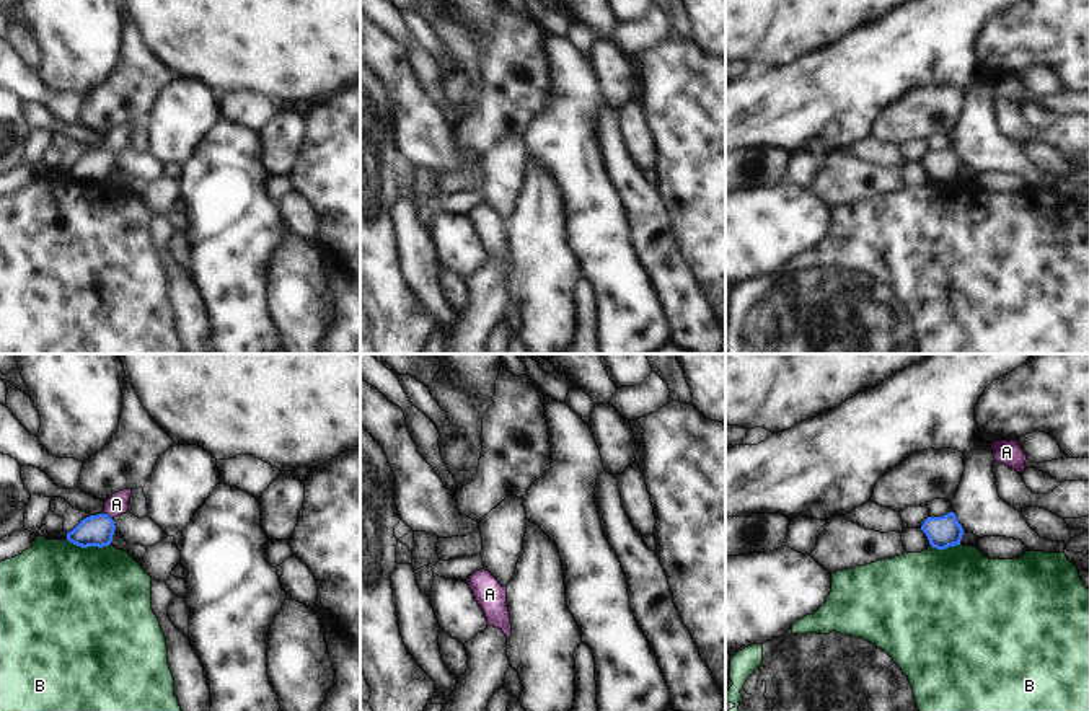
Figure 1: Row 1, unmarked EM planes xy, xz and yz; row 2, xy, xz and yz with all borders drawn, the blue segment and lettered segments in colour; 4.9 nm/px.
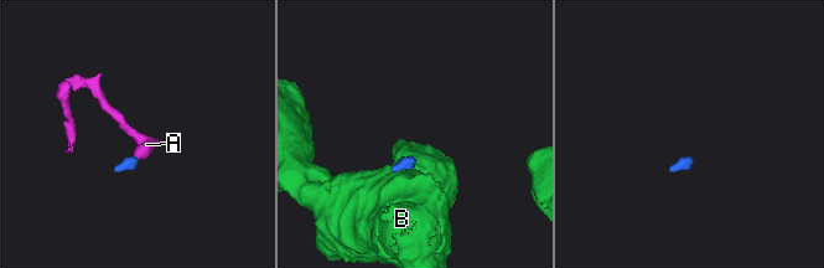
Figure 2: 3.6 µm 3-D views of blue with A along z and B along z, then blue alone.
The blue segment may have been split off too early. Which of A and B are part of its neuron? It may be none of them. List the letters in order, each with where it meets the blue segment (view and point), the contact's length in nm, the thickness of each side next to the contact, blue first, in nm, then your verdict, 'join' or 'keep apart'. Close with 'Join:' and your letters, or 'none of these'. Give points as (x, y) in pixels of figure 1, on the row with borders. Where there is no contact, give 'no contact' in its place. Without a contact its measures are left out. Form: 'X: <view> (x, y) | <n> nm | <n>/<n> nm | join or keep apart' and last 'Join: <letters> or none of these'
A: xy (108, 516) | 50 nm | 160/100 nm | join
B: xy (88, 545) | 220 nm | 160/480 nm | keep apart
Join: A

